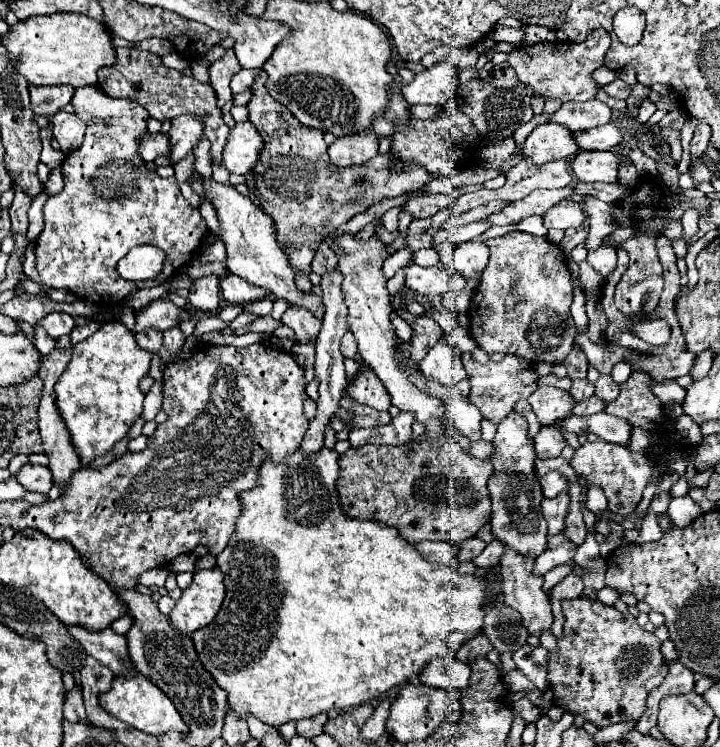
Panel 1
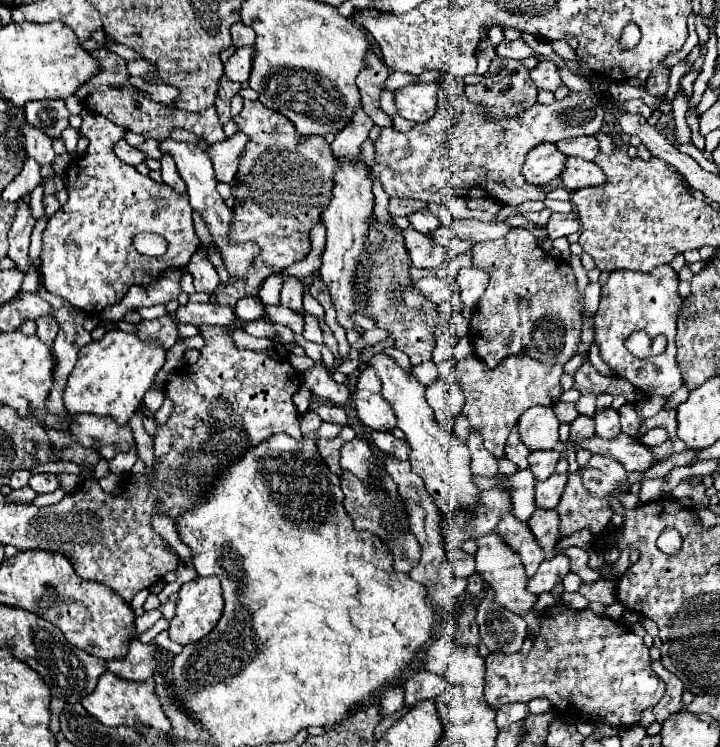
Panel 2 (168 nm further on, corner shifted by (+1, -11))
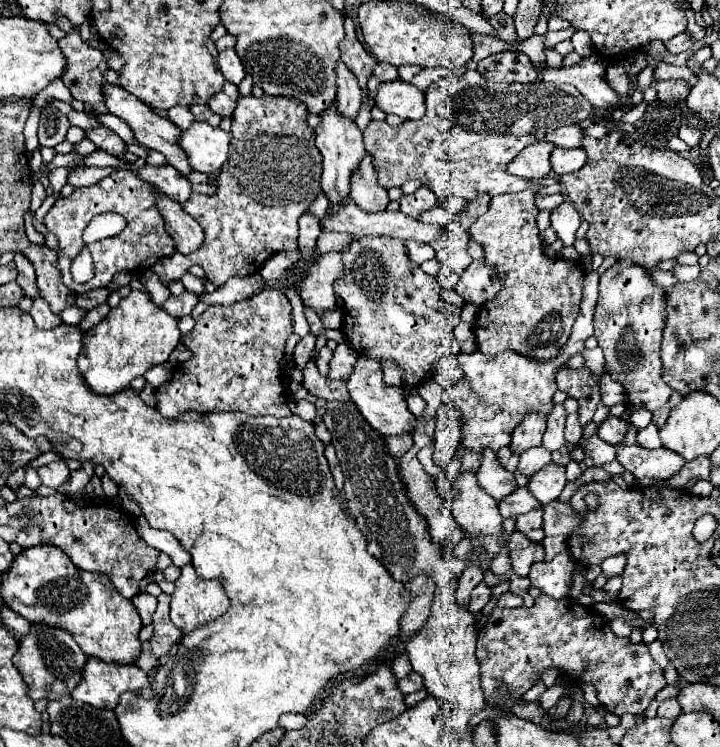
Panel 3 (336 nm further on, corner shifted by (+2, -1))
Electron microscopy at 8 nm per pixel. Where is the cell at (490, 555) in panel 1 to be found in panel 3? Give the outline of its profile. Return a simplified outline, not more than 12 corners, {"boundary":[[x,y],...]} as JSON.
{"boundary":[[486,583],[474,587],[468,609],[478,615],[490,601]]}

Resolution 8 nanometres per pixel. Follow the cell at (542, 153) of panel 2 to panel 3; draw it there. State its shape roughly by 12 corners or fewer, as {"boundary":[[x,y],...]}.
{"boundary":[[546,141],[524,147],[508,173],[546,177],[554,145]]}

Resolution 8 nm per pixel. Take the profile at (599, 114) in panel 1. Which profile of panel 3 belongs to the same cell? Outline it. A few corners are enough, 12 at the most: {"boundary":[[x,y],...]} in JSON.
{"boundary":[[478,71],[426,91],[426,115],[370,121],[384,189],[420,179],[474,199],[542,185],[506,171],[592,113],[572,85]]}

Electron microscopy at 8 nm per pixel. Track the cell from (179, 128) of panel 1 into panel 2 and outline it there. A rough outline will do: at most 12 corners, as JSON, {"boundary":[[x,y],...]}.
{"boundary":[[169,155],[161,159],[163,183],[177,193],[185,193],[185,183],[177,175]]}

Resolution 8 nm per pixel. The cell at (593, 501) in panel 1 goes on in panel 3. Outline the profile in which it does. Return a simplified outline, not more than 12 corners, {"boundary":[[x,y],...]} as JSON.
{"boundary":[[544,537],[546,559],[566,551],[566,537]]}

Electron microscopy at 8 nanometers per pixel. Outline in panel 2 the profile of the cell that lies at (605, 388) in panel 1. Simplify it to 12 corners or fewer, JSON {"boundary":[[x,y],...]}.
{"boundary":[[613,407],[595,411],[595,435],[615,437],[619,415]]}

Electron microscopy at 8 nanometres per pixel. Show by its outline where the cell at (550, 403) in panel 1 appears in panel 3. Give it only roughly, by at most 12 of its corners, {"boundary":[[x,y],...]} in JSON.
{"boundary":[[528,413],[514,429],[510,449],[520,455],[542,445],[544,413]]}

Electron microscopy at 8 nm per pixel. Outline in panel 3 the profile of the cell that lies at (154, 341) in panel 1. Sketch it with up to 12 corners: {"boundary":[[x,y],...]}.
{"boundary":[[184,291],[162,305],[172,317],[188,315],[200,295]]}

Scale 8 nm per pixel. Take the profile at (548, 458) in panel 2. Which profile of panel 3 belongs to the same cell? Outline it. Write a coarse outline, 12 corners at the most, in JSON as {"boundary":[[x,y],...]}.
{"boundary":[[532,447],[520,455],[518,471],[532,477],[548,465],[550,451]]}

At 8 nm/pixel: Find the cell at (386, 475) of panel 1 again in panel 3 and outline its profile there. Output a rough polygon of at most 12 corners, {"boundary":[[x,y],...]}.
{"boundary":[[518,487],[498,503],[504,519],[542,509],[542,505]]}

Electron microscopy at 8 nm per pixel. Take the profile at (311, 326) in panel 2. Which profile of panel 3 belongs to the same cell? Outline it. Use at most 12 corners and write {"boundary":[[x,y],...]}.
{"boundary":[[306,335],[292,353],[296,369],[310,361],[316,337]]}

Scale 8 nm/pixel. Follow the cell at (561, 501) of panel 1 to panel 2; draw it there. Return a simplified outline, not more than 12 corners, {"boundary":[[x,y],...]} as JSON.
{"boundary":[[535,509],[527,521],[545,555],[561,539],[557,511]]}

